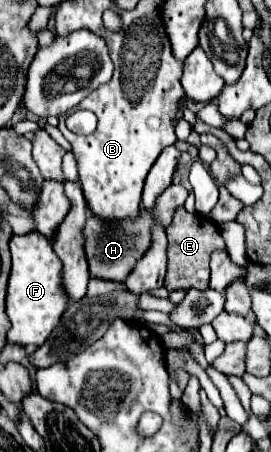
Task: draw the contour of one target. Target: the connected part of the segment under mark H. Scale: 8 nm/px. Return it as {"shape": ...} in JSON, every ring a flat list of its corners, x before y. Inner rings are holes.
{"shape":[[141,209,141,217,137,221,111,223,109,227,105,221,87,213,87,225,83,233,85,233,85,253,91,275,99,279,125,281,127,275,133,271,137,259,141,259,151,245,151,213]]}

